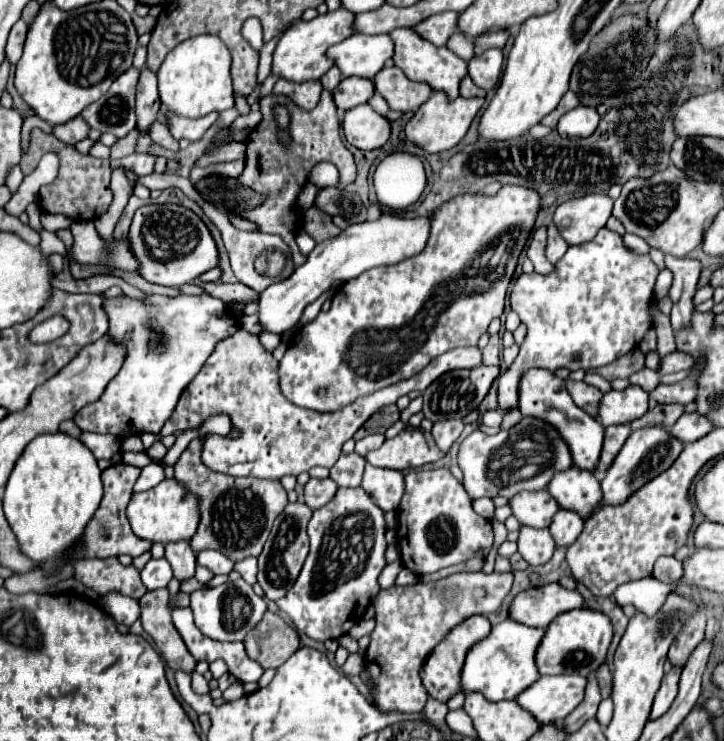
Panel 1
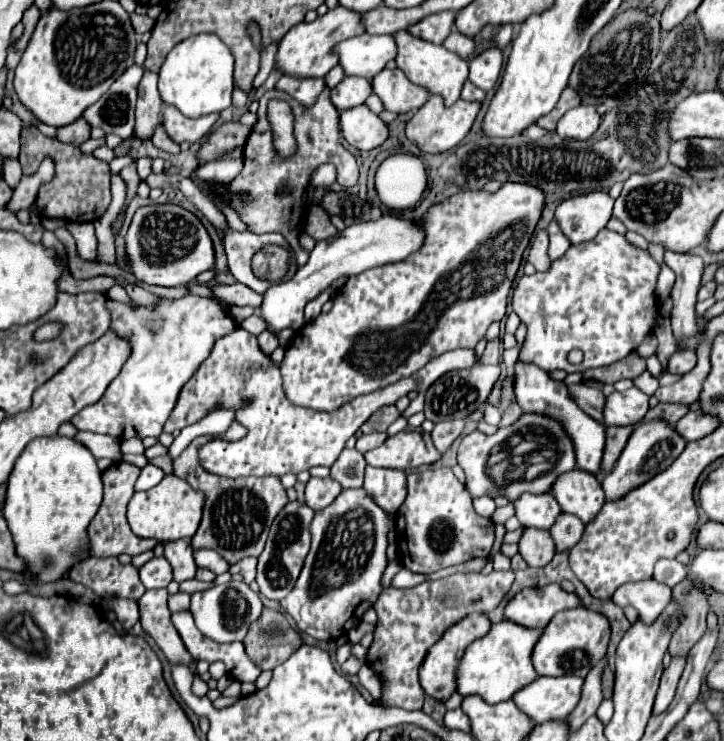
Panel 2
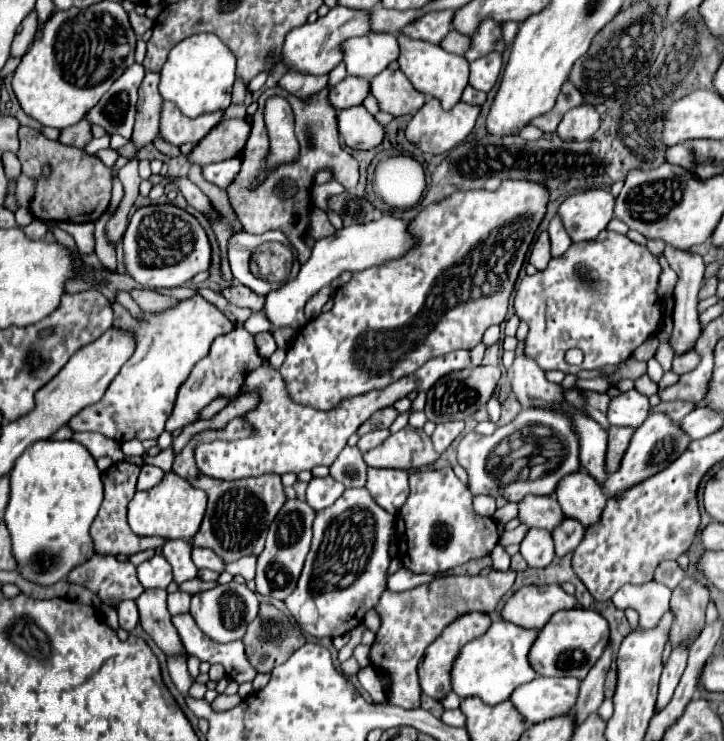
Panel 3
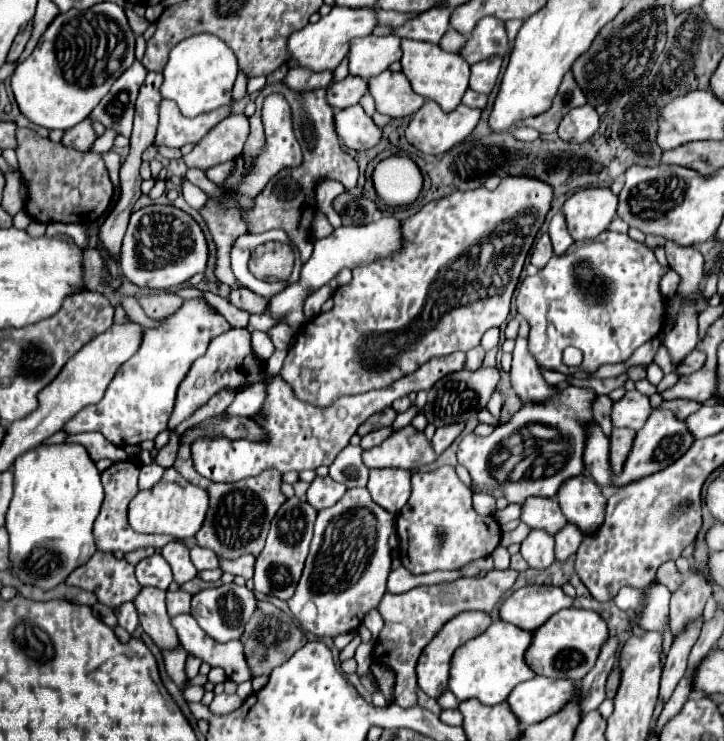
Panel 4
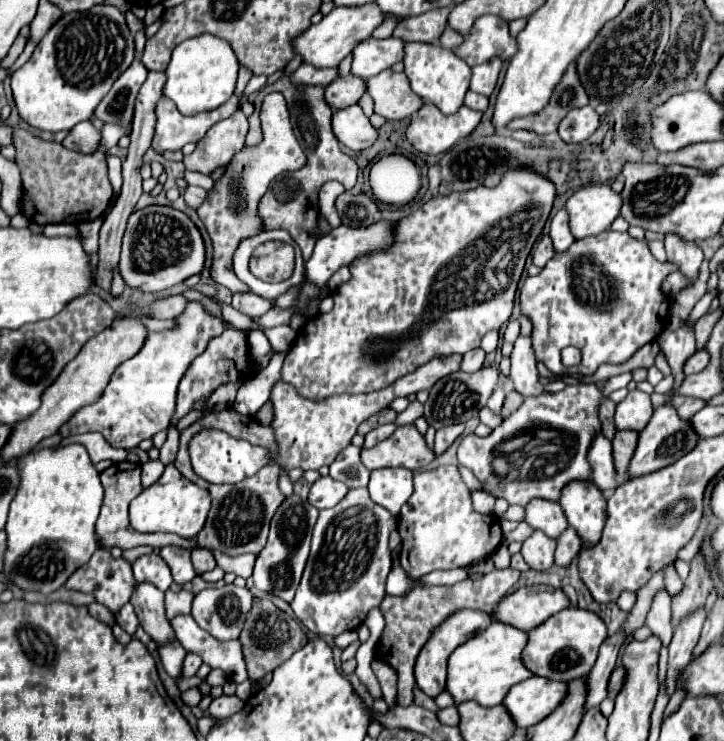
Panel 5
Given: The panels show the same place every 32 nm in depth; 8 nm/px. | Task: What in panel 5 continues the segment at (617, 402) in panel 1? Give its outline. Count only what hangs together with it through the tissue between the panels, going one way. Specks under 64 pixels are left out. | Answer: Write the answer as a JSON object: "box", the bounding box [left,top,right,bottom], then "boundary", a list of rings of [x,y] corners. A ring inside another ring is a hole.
{"box":[614,390,654,432],"boundary":[[[632,390],[620,404],[616,404],[614,424],[616,428],[628,428],[640,432],[648,424],[652,412],[654,408],[650,404],[650,396],[640,390]]]}

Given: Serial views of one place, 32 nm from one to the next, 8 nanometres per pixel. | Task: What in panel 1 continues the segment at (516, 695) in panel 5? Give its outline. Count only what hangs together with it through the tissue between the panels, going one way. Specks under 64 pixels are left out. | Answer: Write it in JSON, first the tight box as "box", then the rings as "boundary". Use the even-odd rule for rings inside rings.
{"box":[516,676,588,724],"boundary":[[[542,676],[526,688],[516,702],[542,724],[558,722],[584,700],[586,686],[588,678],[584,676]]]}

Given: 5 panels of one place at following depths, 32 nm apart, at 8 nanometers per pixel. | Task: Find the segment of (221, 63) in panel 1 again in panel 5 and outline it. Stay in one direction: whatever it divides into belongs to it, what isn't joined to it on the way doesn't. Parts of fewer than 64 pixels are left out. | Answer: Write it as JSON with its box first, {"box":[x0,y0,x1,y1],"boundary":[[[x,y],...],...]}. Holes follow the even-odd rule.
{"box":[164,34,238,116],"boundary":[[[200,34],[184,40],[172,52],[170,64],[166,68],[164,96],[176,102],[184,116],[194,116],[196,112],[208,112],[230,100],[238,76],[238,60],[230,44],[212,34]]]}

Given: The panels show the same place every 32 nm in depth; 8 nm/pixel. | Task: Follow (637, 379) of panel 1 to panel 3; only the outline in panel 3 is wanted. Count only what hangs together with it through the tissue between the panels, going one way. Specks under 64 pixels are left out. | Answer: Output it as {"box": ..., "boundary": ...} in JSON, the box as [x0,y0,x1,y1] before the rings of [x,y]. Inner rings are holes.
{"box":[636,374,658,396],"boundary":[[[644,374],[644,376],[640,376],[640,378],[636,380],[636,390],[642,392],[642,394],[646,394],[646,396],[652,396],[652,394],[658,392],[658,384],[652,382],[648,374]]]}

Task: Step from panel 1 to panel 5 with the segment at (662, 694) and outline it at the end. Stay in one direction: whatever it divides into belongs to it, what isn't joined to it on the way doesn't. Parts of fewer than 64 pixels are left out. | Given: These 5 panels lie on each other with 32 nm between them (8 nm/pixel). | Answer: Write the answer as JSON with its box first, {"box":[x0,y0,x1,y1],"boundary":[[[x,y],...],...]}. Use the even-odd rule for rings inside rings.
{"box":[664,608,706,696],"boundary":[[[700,608],[692,616],[686,616],[680,622],[680,626],[674,630],[674,638],[670,642],[666,680],[664,680],[664,692],[668,696],[676,690],[680,672],[690,662],[690,654],[692,654],[692,648],[696,646],[698,638],[700,638],[700,630],[702,630],[704,620],[706,620],[706,612],[704,612],[704,608]]]}

